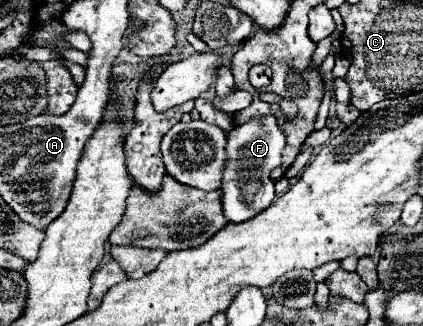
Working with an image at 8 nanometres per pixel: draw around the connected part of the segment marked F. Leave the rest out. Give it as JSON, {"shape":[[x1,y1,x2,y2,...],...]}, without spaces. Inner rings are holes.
{"shape":[[255,117,253,121,245,123,245,125,237,125,233,131,227,133,229,161,227,161,227,167,223,171,223,187,221,187,221,191,223,191,223,211,225,211,225,217,231,223,243,223,243,221,259,215,261,211,265,211,273,203,275,191,273,191,273,181,269,179,269,173,271,173,271,169,281,165,283,147,285,147,285,135,279,129,275,117]]}

